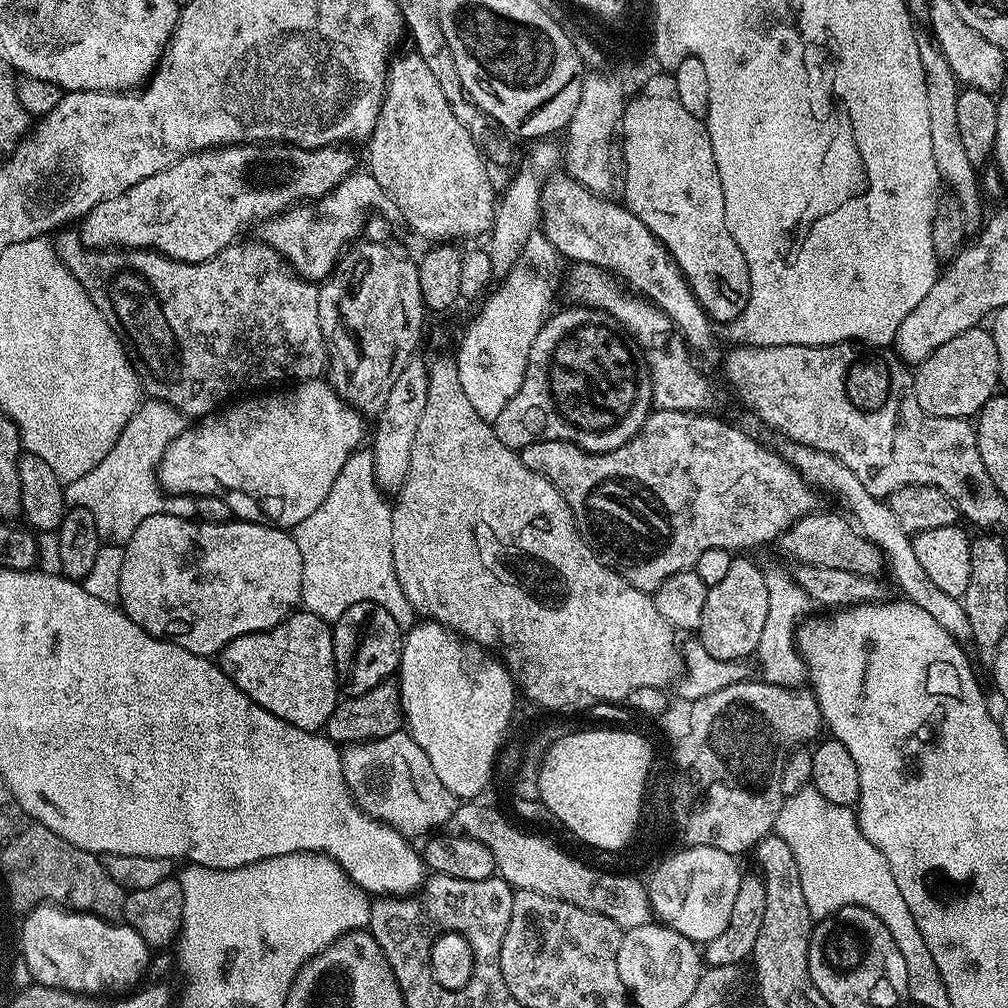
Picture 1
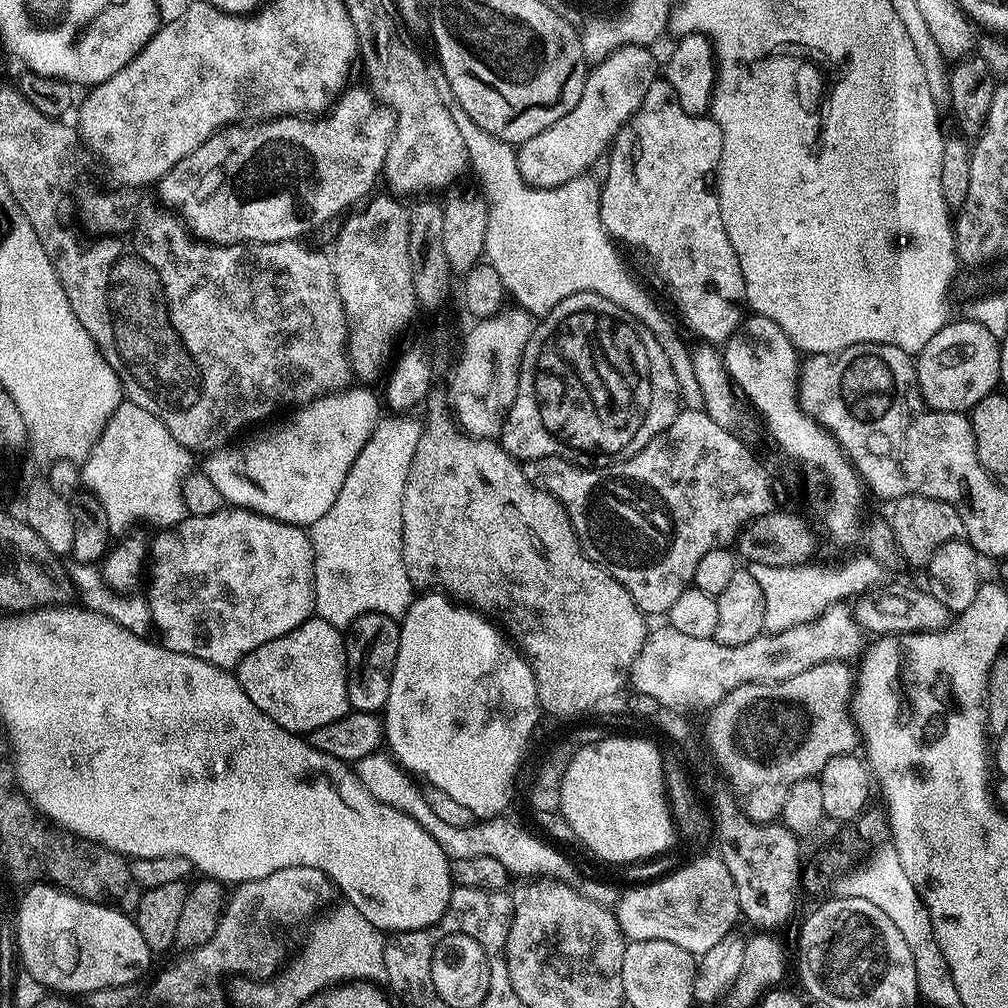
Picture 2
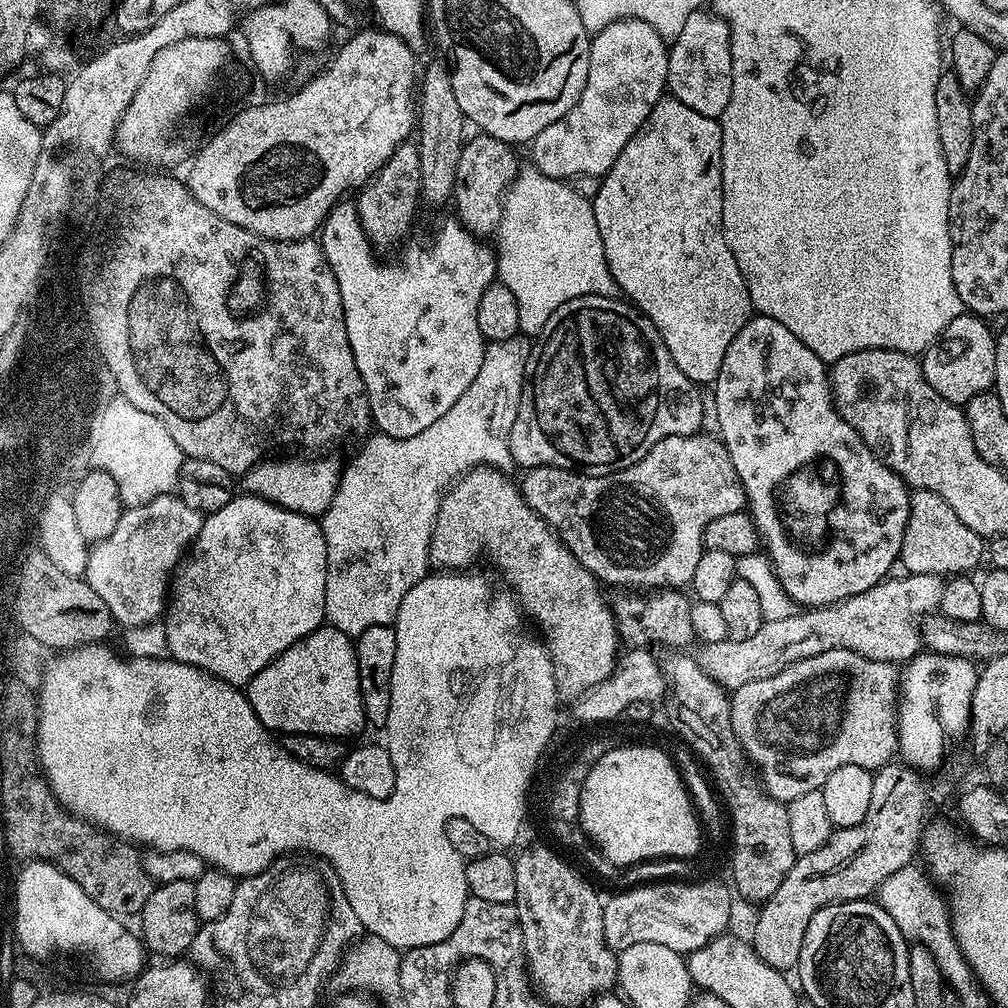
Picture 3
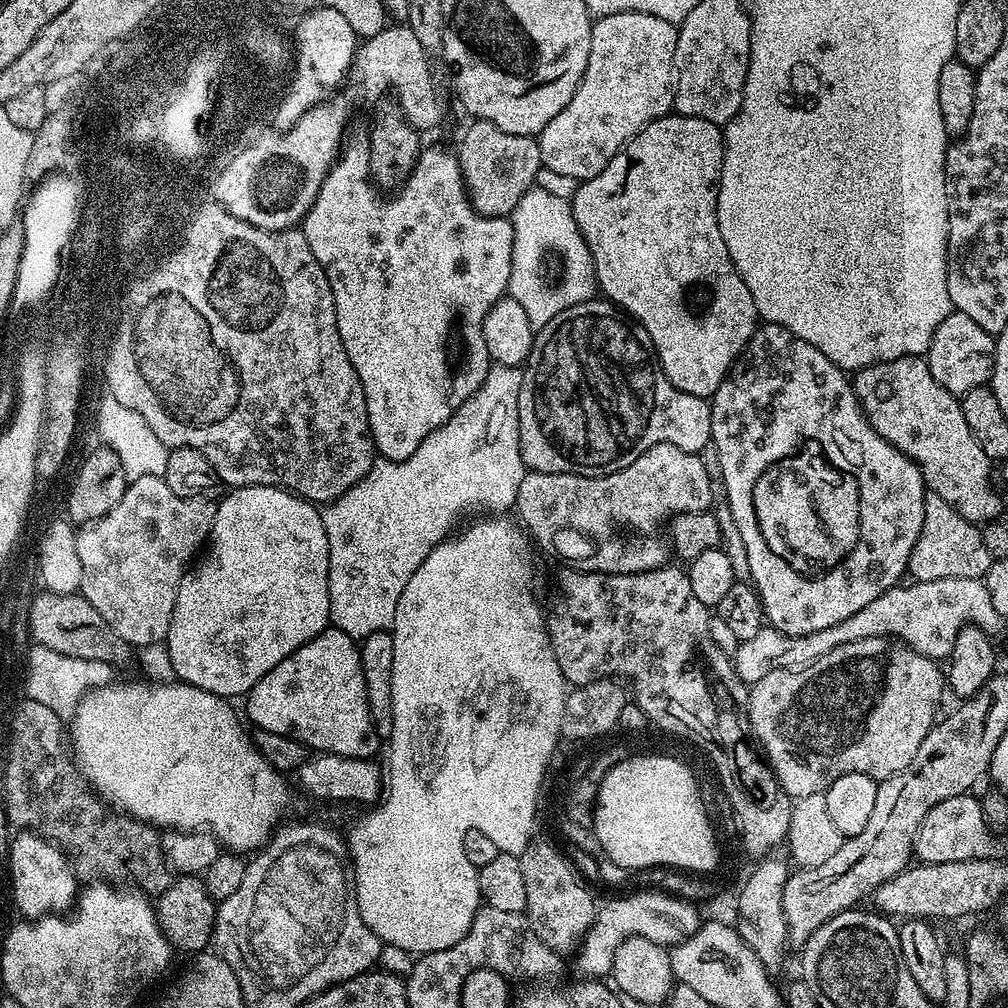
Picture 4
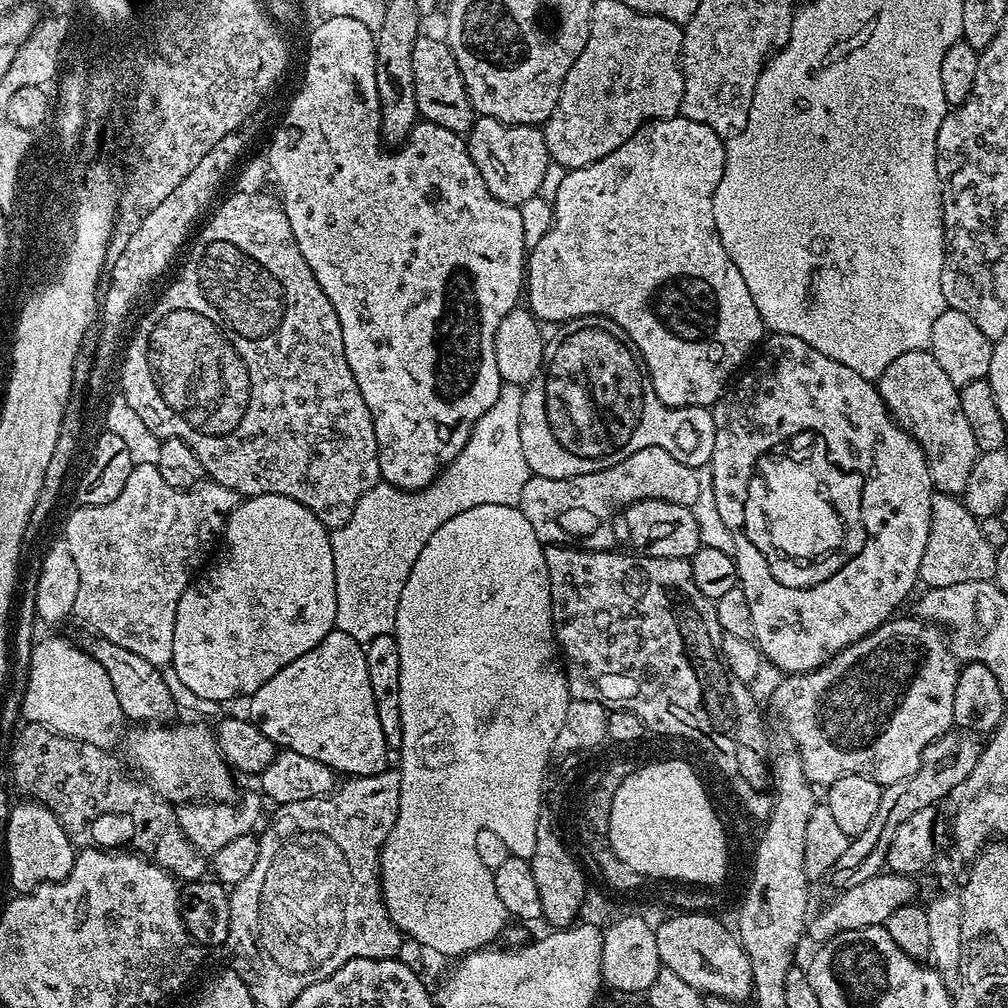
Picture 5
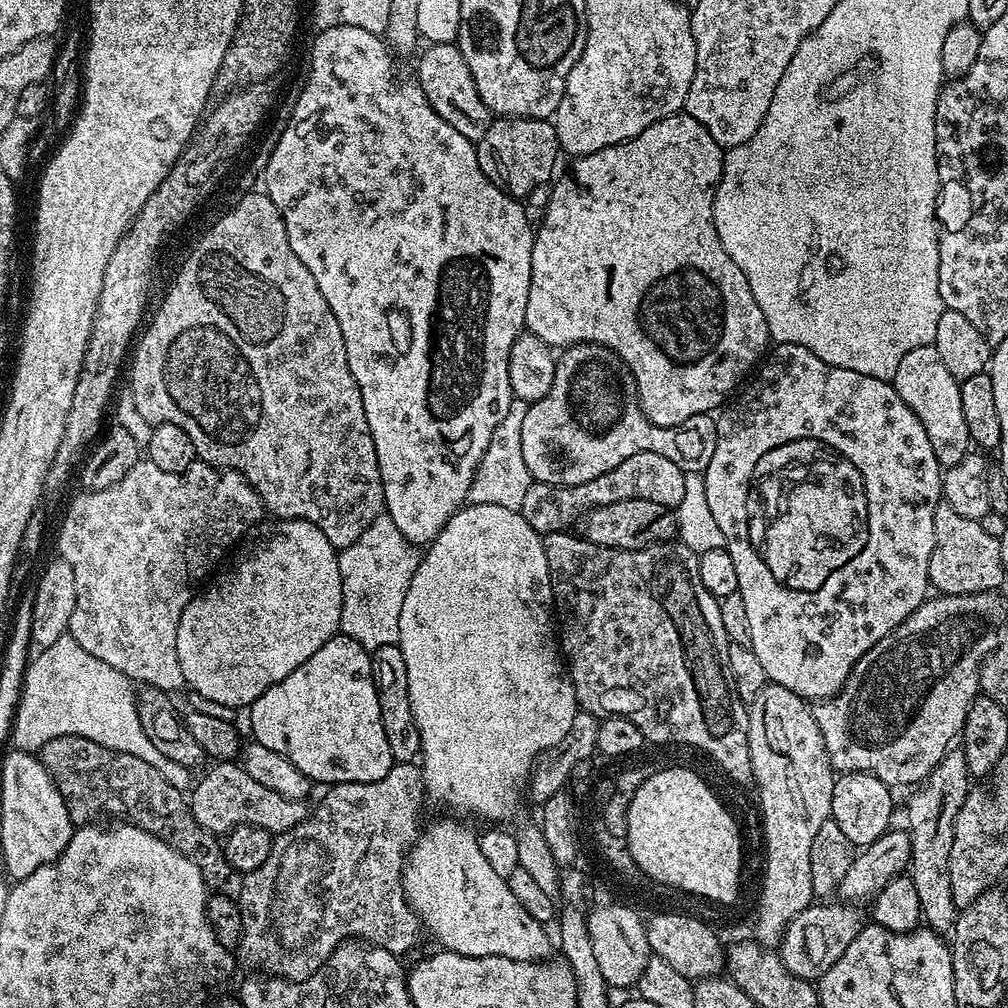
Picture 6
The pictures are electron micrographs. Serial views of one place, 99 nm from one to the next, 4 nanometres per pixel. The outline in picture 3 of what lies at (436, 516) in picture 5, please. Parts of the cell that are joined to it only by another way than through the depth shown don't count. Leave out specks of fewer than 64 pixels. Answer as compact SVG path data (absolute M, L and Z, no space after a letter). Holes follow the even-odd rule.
M517 334L505 340L493 340L485 347L482 364L474 382L434 426L426 426L422 434L399 440L372 434L363 441L360 453L349 464L343 465L340 481L330 506L319 517L318 523L326 538L326 606L324 614L331 627L342 630L353 638L362 635L370 626L395 625L398 606L410 586L429 575L430 538L436 525L440 499L466 472L487 466L508 470L513 467L510 454L510 430L518 418L522 398L524 371L532 340Z

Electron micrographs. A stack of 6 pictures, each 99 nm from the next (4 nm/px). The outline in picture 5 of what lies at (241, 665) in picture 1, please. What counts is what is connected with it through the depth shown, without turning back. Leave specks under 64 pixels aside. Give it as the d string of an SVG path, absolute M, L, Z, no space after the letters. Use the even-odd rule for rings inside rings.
M335 630L326 634L326 638L322 638L322 642L318 642L318 646L314 646L314 650L302 654L302 658L292 658L290 666L282 666L282 670L278 670L278 674L274 674L274 678L270 678L270 682L262 682L262 686L258 686L258 690L247 697L247 719L251 720L254 726L258 726L258 730L262 730L262 734L266 734L266 738L270 738L270 742L274 742L277 749L302 754L302 758L314 758L314 762L322 762L322 766L330 766L332 771L337 774L345 772L343 774L345 777L373 776L379 772L389 771L388 755L390 755L390 749L382 734L382 726L378 723L378 710L374 702L374 690L370 686L370 670L366 670L364 650L365 645L360 644L354 638L350 638L350 634Z

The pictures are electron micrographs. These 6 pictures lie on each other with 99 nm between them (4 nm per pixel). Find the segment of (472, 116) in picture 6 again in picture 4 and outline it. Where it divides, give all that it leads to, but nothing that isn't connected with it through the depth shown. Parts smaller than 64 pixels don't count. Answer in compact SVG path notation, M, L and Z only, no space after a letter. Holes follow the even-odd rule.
M392 22L389 23L382 31L373 36L367 37L357 47L356 57L352 60L352 70L348 74L347 83L352 84L352 92L356 96L365 96L368 100L379 101L387 88L392 88L395 103L398 105L404 117L421 130L427 128L436 128L444 120L444 100L440 97L440 88L436 85L436 76L432 73L433 61L430 59L428 51L418 42L414 35L414 30L408 28L407 23Z

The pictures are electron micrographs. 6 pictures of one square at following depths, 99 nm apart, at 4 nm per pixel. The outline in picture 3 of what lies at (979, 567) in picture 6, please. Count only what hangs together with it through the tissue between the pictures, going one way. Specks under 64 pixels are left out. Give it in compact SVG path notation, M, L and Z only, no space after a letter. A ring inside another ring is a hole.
M917 488L910 495L910 514L906 522L906 534L902 538L900 559L906 562L912 574L930 574L941 578L953 574L972 574L986 556L985 537L978 535L938 494L925 488Z

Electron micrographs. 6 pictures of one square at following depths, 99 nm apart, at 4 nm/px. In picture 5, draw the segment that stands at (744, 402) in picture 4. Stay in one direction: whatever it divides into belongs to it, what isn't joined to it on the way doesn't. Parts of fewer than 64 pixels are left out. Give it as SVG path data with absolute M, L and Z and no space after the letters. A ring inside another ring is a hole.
M771 333L759 345L758 351L755 353L754 359L751 361L752 369L748 373L745 371L743 375L737 379L725 391L724 395L711 405L710 411L714 418L714 426L716 433L714 434L714 454L710 461L713 468L714 482L714 499L718 504L719 515L730 530L730 534L734 538L734 559L736 562L736 575L738 577L738 586L746 594L746 602L750 602L750 618L754 618L754 630L752 631L752 640L760 650L760 655L765 661L768 660L776 668L781 668L781 673L795 674L798 672L809 672L815 668L820 668L826 664L832 656L836 656L841 650L848 645L858 642L864 636L868 636L876 628L880 628L897 615L896 607L907 598L912 592L912 587L917 587L920 579L920 567L922 566L922 553L926 551L926 538L930 534L930 510L932 509L932 479L930 478L930 466L926 462L926 454L922 450L922 446L918 446L918 442L908 433L908 429L901 428L899 424L893 420L888 407L882 402L880 397L880 389L875 383L866 378L862 378L862 374L858 374L855 370L850 370L850 366L842 366L842 362L834 362L830 358L826 358L826 354L818 354L818 350L814 350L814 346L806 346L806 342L802 342L802 338L794 338L790 334Z

